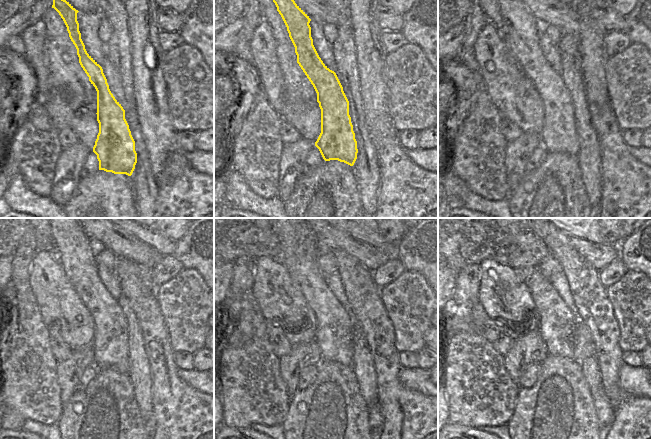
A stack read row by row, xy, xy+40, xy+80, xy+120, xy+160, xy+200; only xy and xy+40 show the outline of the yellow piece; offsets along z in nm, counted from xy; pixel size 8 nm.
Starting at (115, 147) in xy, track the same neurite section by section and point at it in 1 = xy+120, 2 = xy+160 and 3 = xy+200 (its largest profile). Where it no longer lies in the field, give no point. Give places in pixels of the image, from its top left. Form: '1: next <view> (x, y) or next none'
1: next xy+120 (76, 257)
2: next xy+160 (335, 325)
3: next xy+200 (557, 323)

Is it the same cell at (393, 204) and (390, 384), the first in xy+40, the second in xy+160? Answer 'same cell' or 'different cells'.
same cell

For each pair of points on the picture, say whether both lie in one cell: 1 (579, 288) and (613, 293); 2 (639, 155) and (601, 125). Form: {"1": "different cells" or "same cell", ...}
{"1": "different cells", "2": "different cells"}

